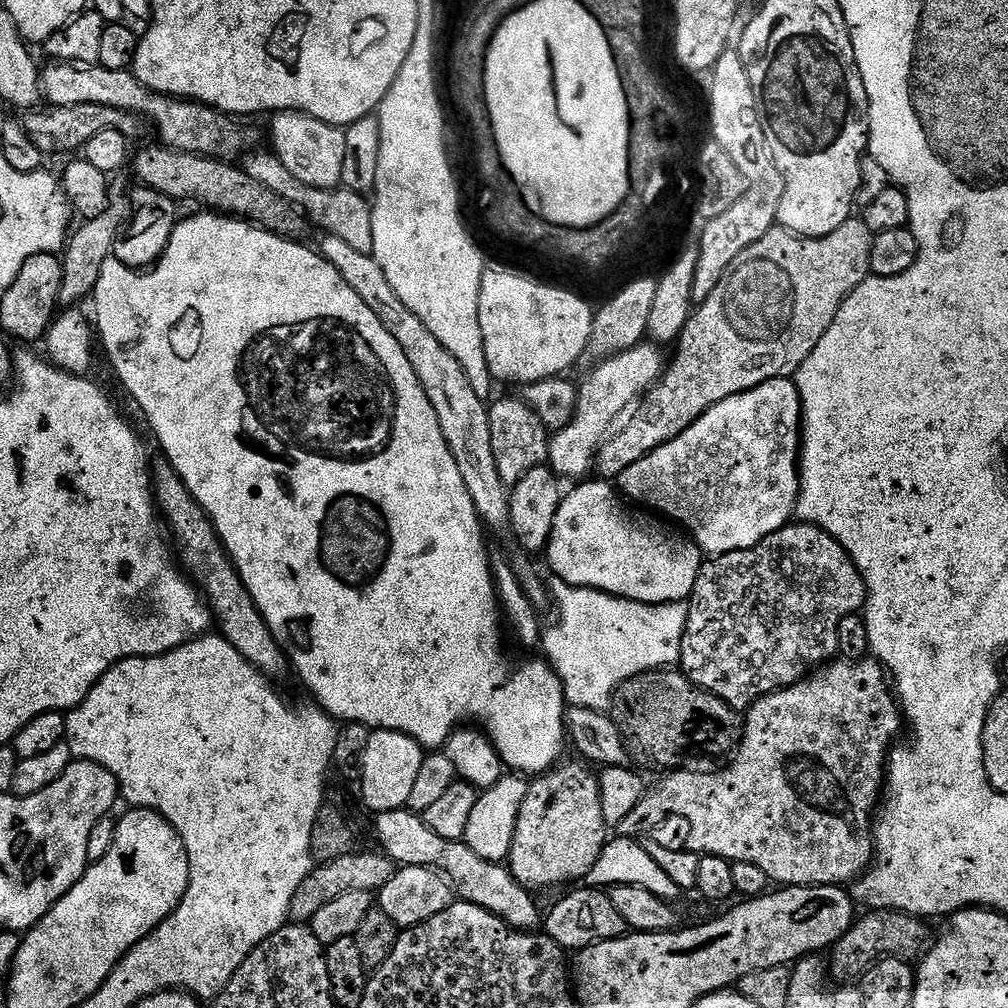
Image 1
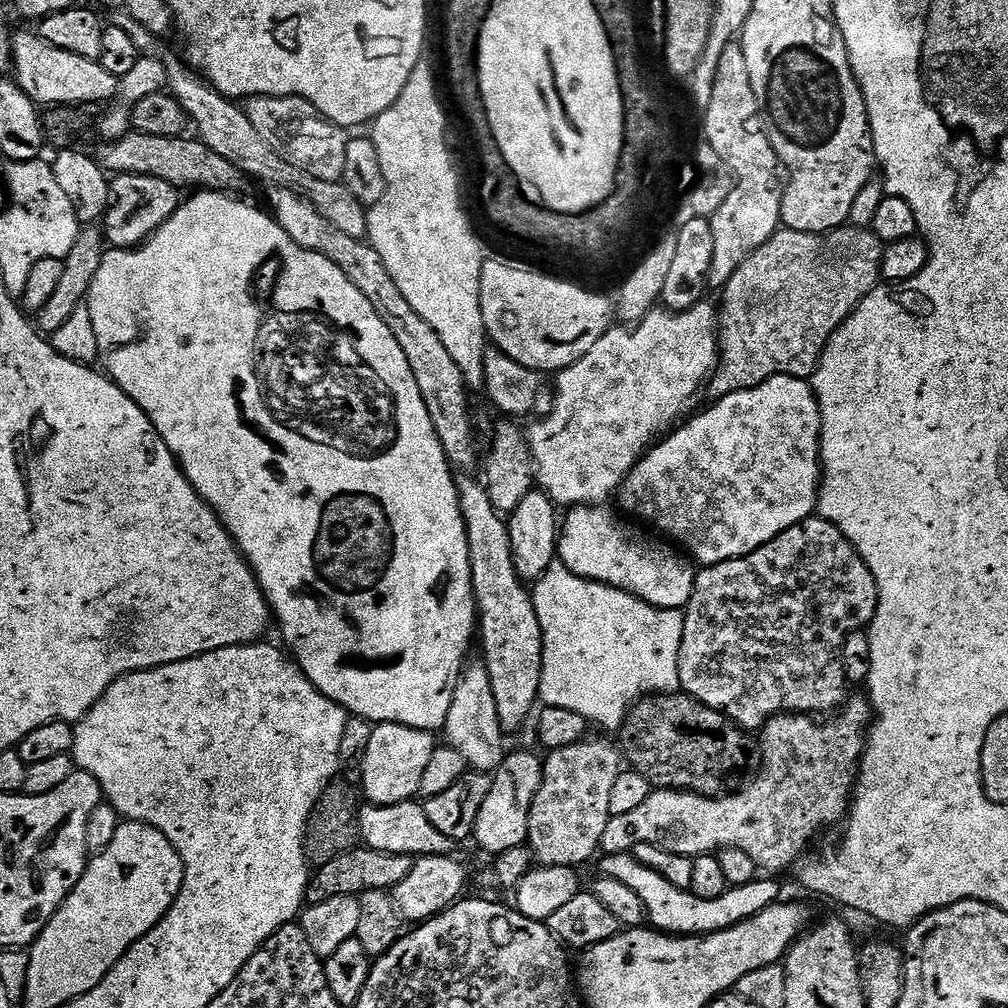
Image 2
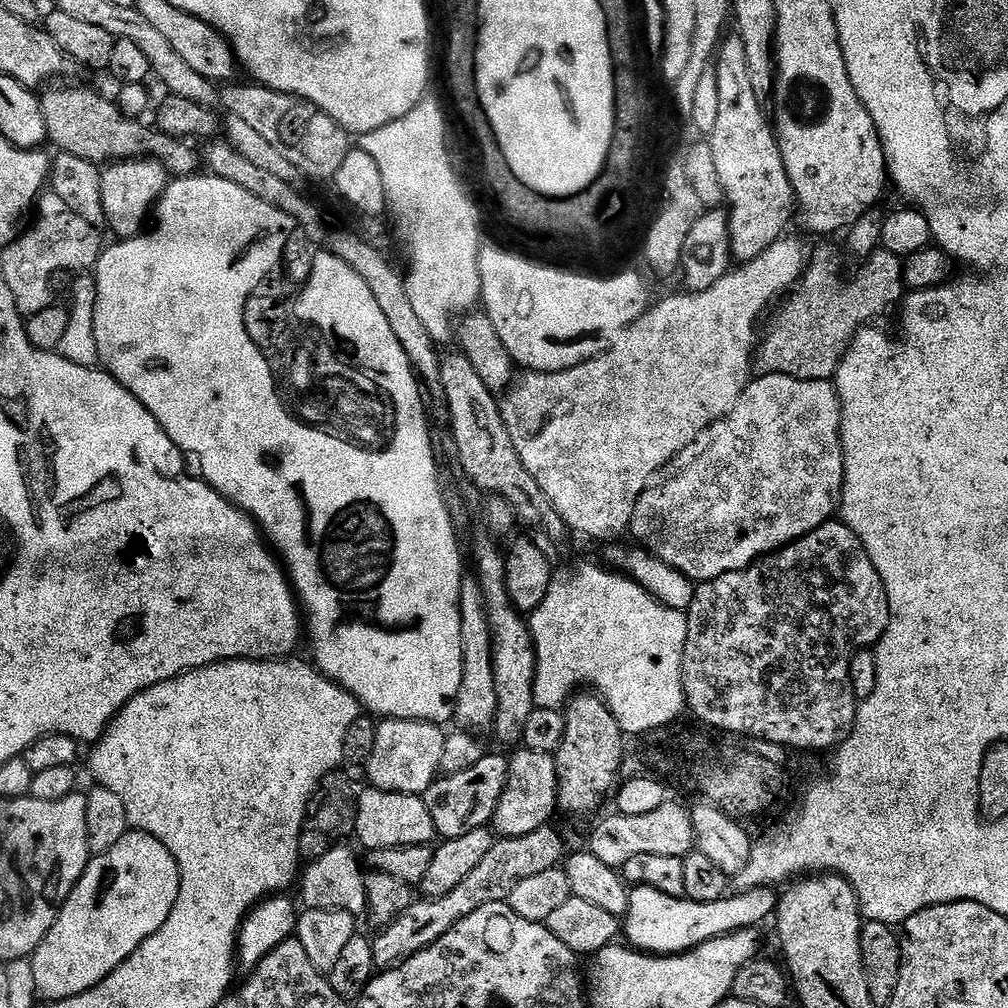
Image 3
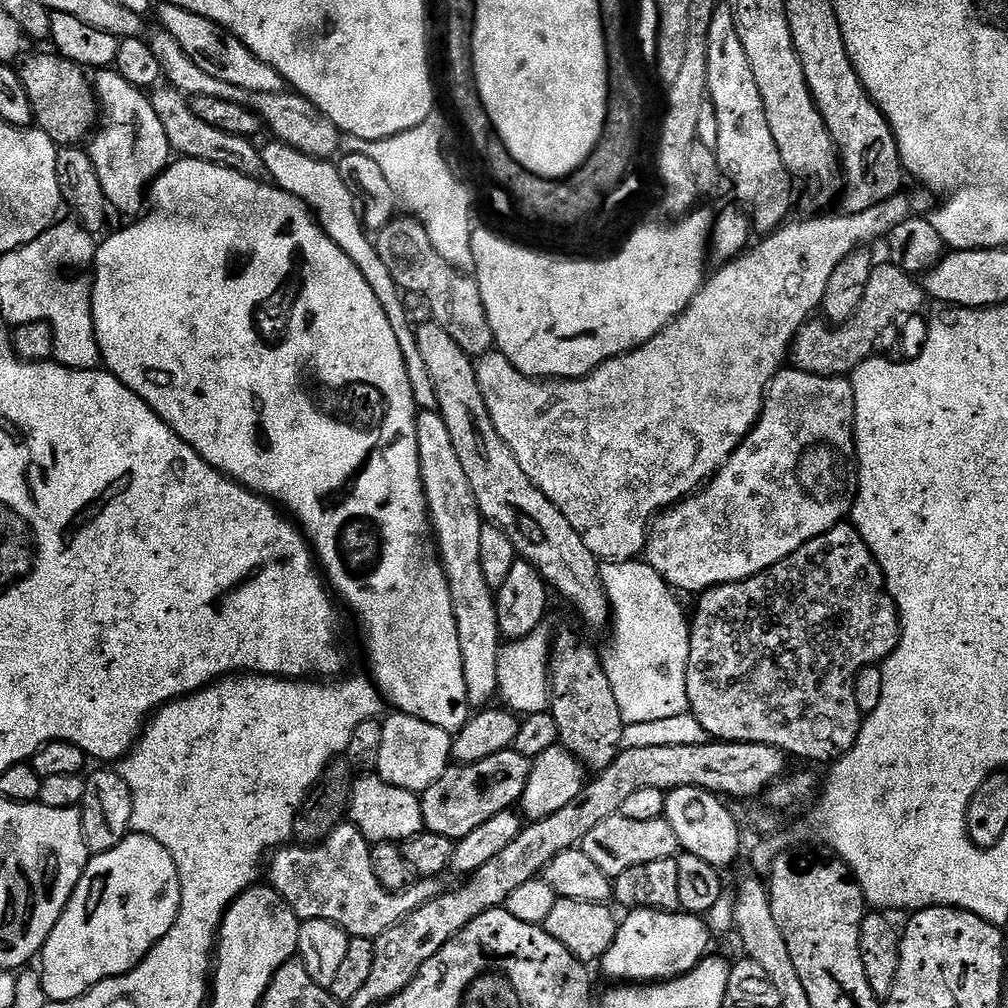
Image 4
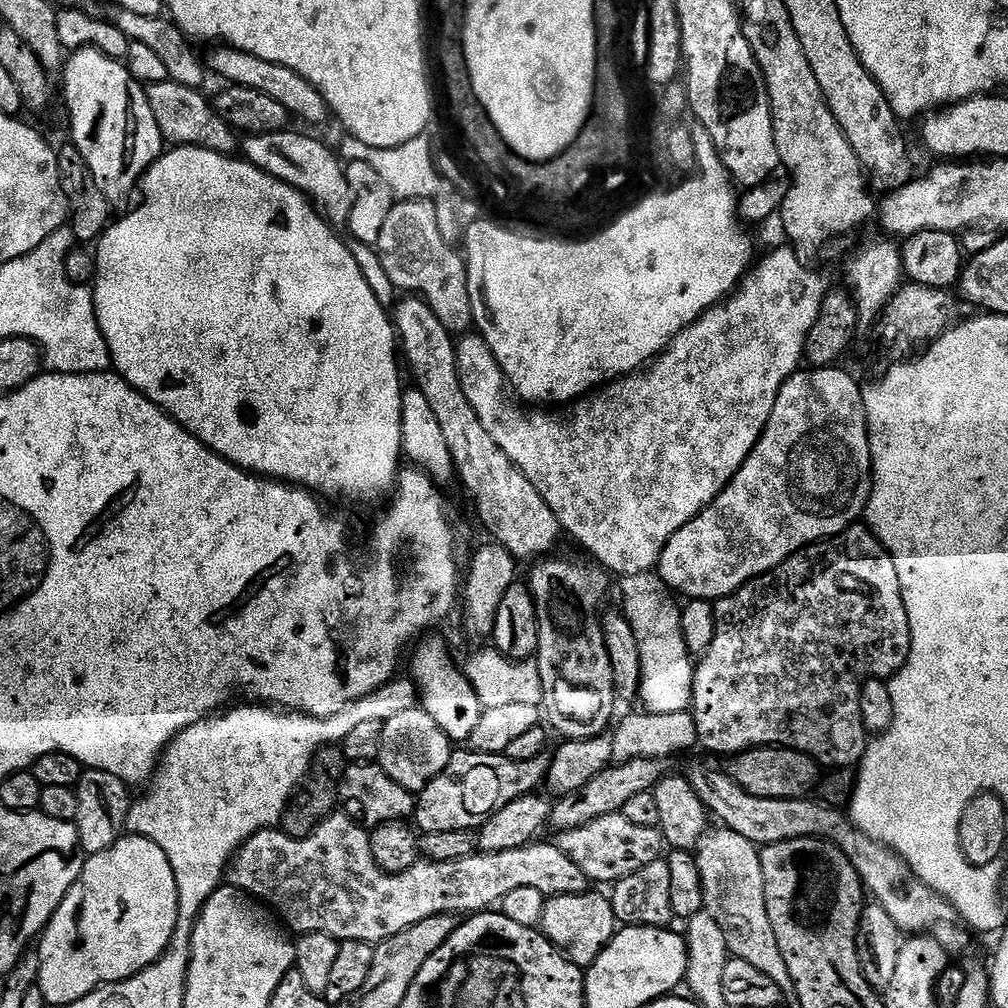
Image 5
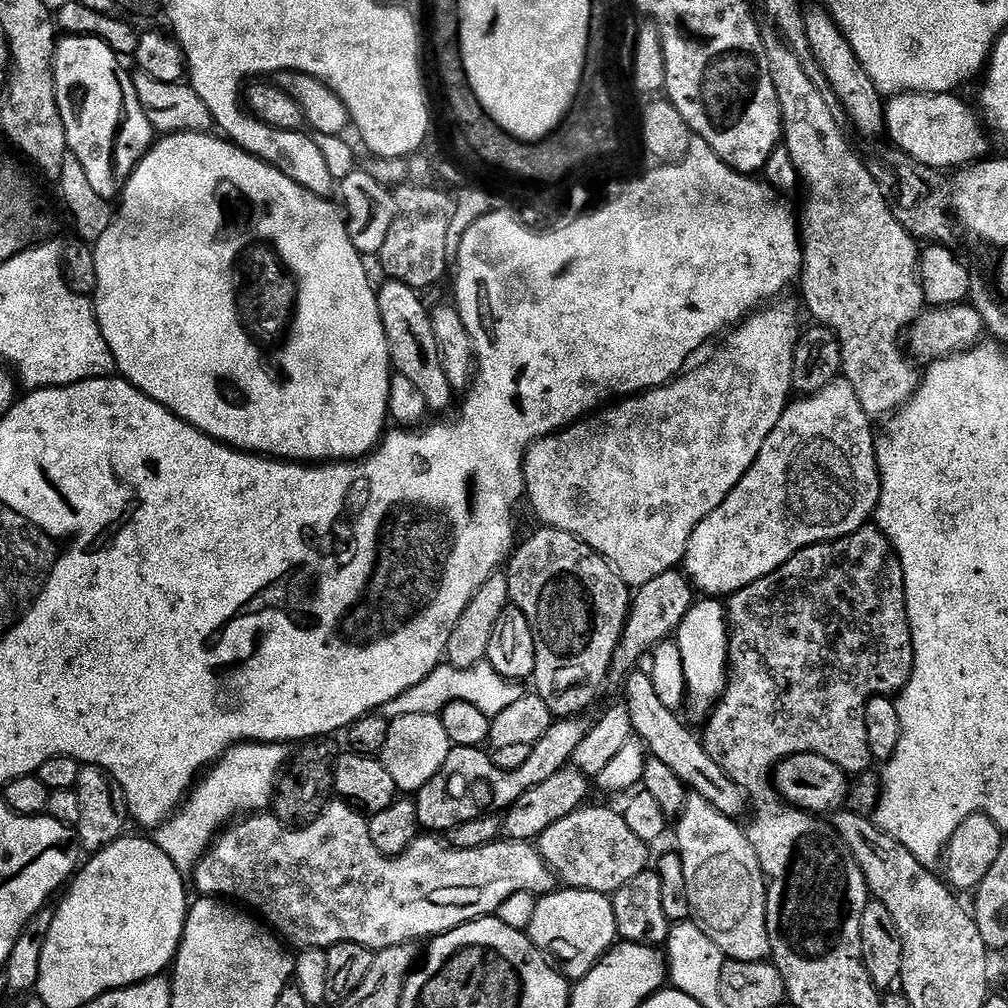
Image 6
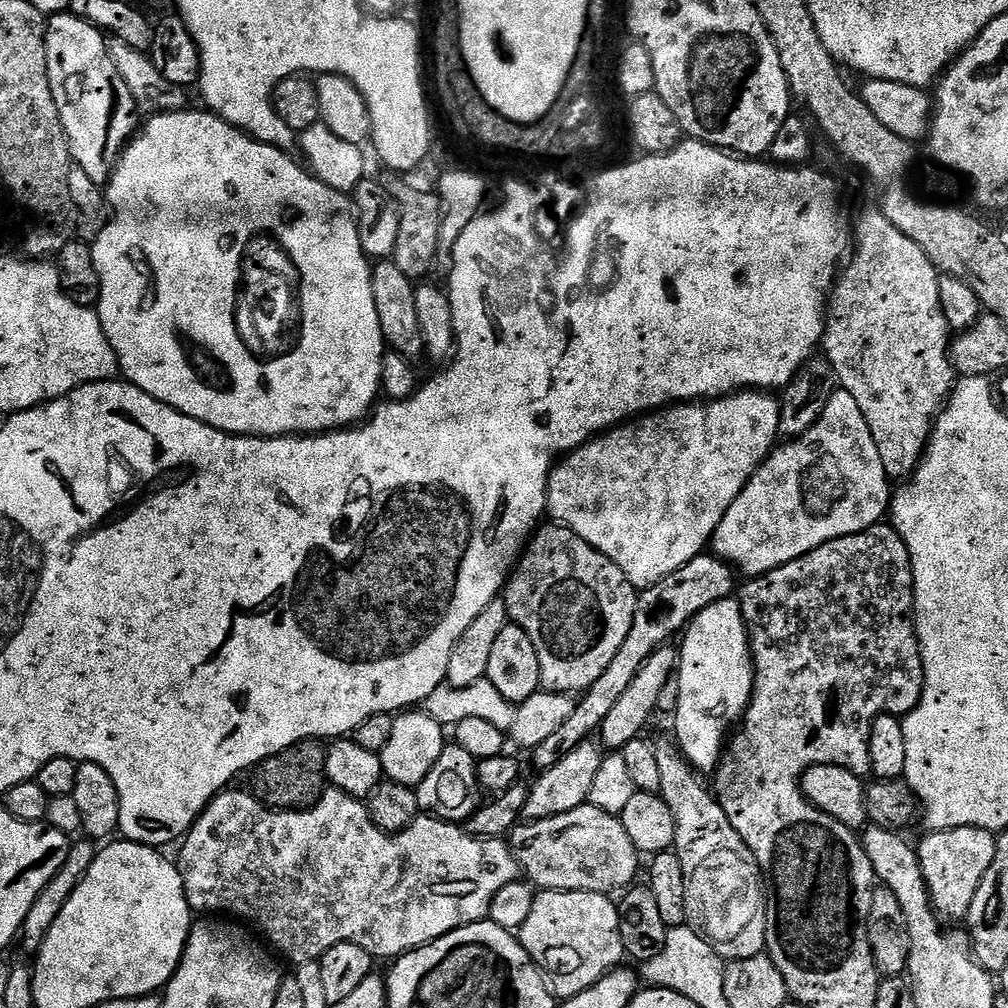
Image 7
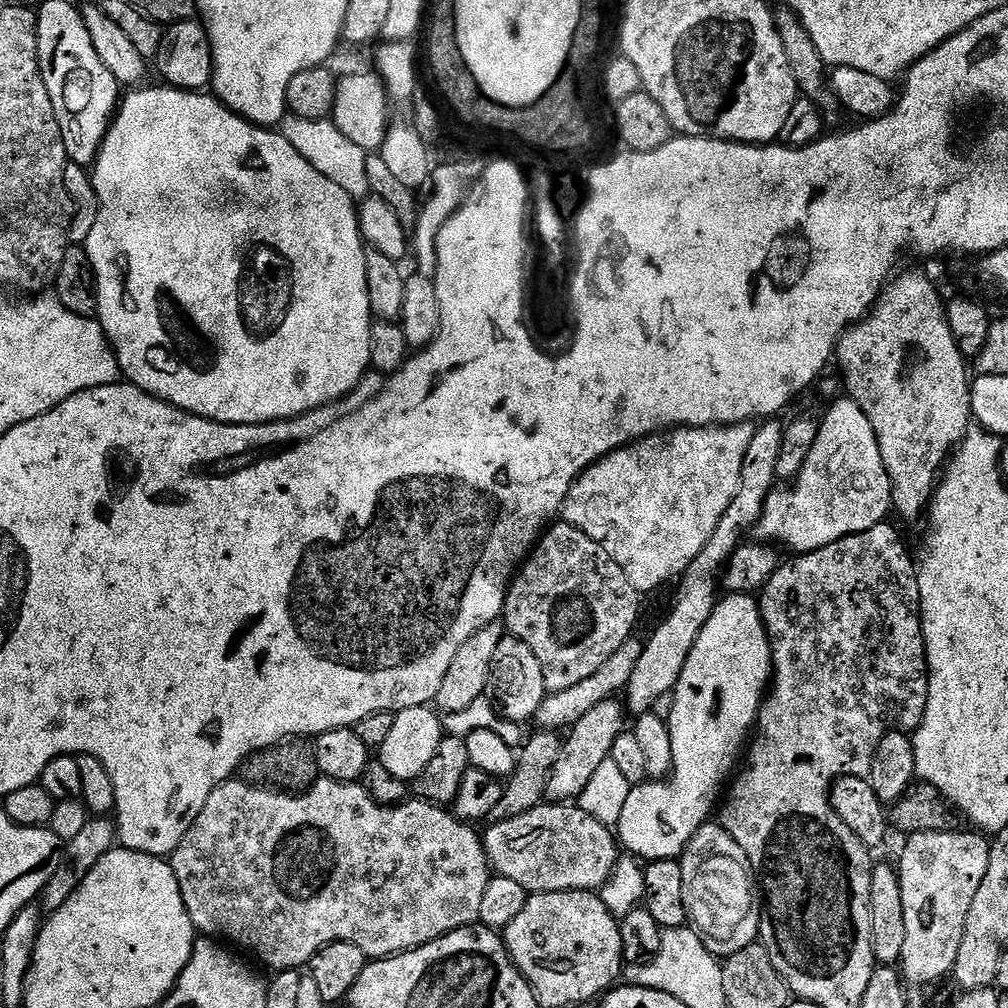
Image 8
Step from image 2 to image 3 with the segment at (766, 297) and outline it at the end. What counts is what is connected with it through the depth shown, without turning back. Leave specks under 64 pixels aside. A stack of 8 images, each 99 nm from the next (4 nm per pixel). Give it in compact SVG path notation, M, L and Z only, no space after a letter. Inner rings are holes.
M824 244L816 253L811 253L810 263L805 267L798 283L796 293L776 312L776 321L768 332L768 337L759 341L754 357L754 368L765 376L789 376L799 380L832 380L838 366L846 354L848 345L852 343L860 329L871 325L875 316L880 316L891 304L899 305L905 295L904 261L899 256L890 254L879 247L856 272L853 280L844 280L840 273L840 256L834 249Z

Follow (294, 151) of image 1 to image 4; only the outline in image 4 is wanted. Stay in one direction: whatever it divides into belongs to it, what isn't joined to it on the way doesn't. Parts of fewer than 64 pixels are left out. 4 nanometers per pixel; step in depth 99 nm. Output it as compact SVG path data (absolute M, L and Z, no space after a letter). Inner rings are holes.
M156 30L153 36L147 37L147 41L154 50L154 55L158 57L158 66L163 79L185 96L206 94L210 98L226 98L226 102L247 104L258 113L261 125L267 131L269 128L277 136L275 139L279 143L290 146L307 156L313 156L316 160L331 161L341 151L342 134L336 129L334 122L330 122L330 118L326 118L326 114L322 114L318 106L314 106L299 92L285 90L278 94L254 94L246 90L238 90L238 86L229 86L226 82L221 82L219 78L210 78L210 74L205 74L197 64L190 62L190 58L182 54L182 46L178 46L178 42L170 38L170 34Z

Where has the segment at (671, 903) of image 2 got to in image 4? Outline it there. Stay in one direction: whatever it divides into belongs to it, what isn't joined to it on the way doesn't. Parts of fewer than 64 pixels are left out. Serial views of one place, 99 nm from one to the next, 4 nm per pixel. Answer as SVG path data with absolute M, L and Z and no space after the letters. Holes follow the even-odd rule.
M638 908L627 913L628 916L619 921L616 937L606 950L602 967L612 982L659 982L661 980L672 980L687 972L692 972L698 962L709 955L708 936L710 929L701 917L691 916L683 910L678 912L659 912L656 908Z

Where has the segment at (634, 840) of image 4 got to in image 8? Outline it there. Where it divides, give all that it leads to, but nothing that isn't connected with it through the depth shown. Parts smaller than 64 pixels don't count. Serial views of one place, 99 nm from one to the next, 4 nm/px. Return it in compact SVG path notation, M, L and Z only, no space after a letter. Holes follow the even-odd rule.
M545 802L518 818L497 820L488 826L482 839L491 871L518 882L529 894L596 892L607 884L622 858L613 829L579 806Z

